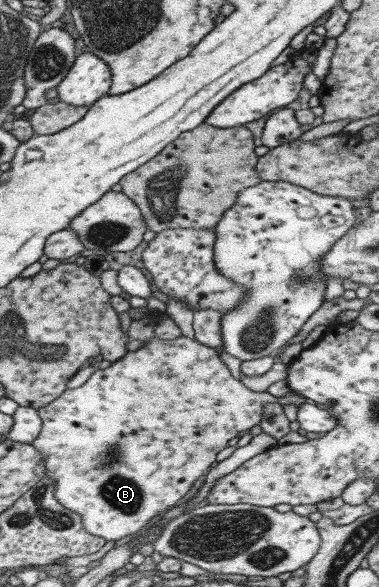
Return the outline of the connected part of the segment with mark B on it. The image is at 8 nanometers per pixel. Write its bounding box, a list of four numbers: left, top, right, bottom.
[30,335,277,541]

